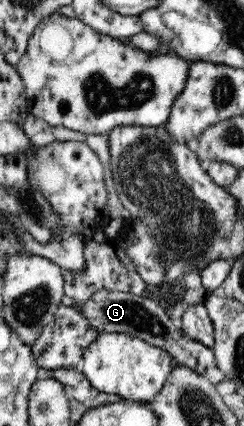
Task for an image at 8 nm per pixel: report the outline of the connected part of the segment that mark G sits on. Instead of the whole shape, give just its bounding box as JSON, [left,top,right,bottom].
[61,288,225,384]

